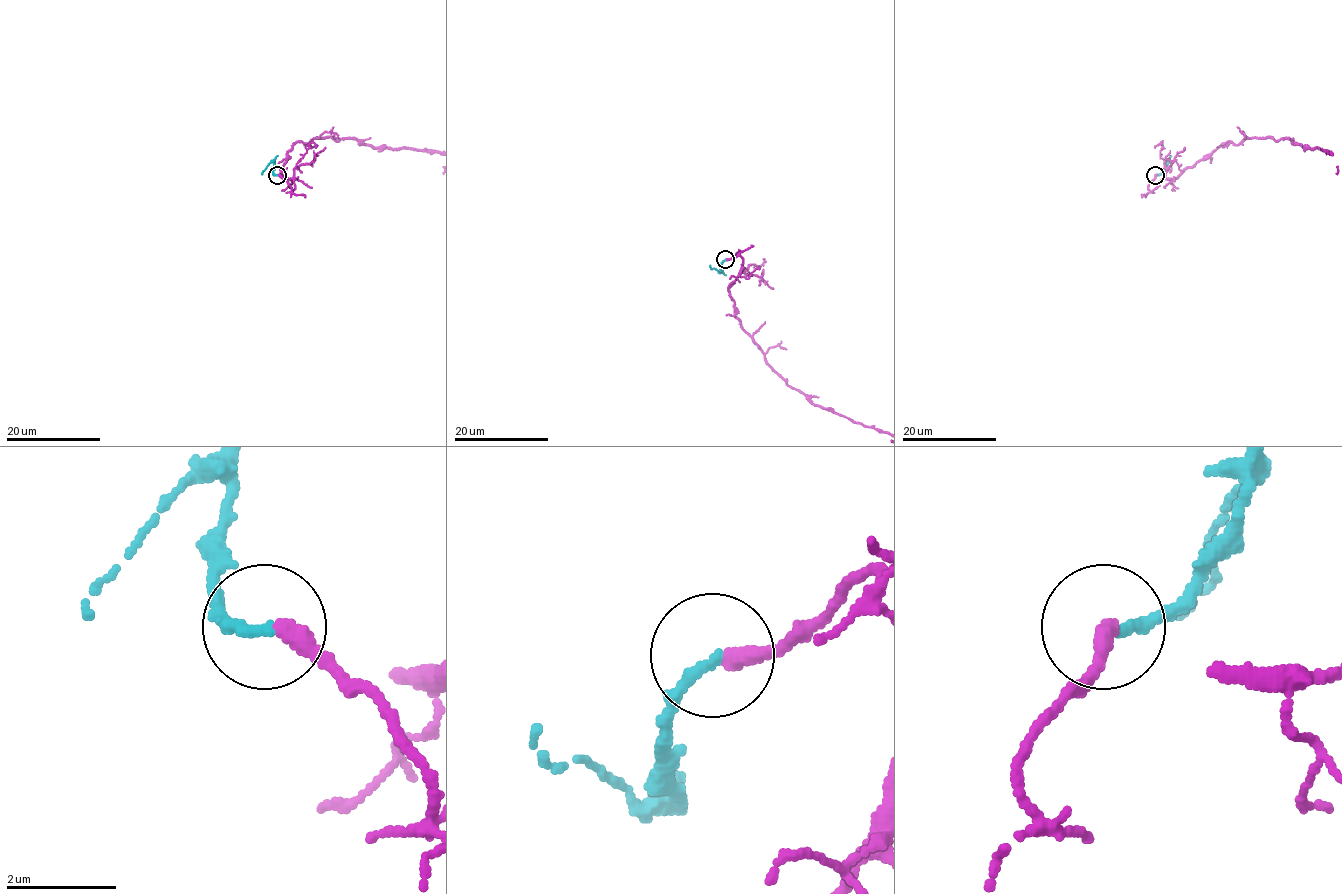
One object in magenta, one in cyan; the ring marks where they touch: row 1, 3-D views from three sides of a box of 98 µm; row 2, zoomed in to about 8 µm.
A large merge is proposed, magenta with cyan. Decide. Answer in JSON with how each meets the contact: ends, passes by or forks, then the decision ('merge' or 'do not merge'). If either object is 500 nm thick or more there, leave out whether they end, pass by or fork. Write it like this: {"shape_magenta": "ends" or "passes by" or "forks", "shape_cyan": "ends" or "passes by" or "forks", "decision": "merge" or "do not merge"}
{"shape_magenta": "ends", "shape_cyan": "ends", "decision": "merge"}

